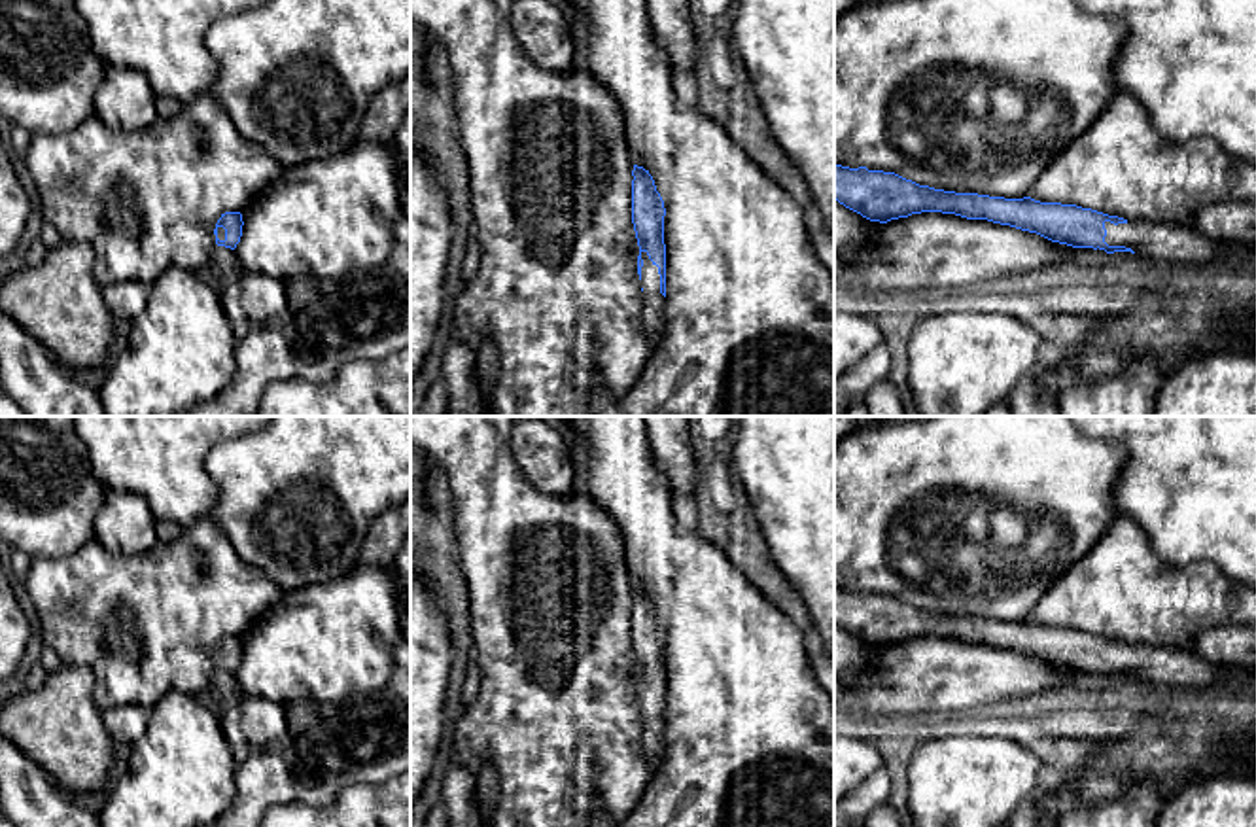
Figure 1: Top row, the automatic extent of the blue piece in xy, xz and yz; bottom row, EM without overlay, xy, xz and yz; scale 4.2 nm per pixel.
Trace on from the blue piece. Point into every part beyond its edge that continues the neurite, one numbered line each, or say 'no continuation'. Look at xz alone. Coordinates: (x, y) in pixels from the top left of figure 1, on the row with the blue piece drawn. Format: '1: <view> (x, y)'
1: xz (653, 301)

